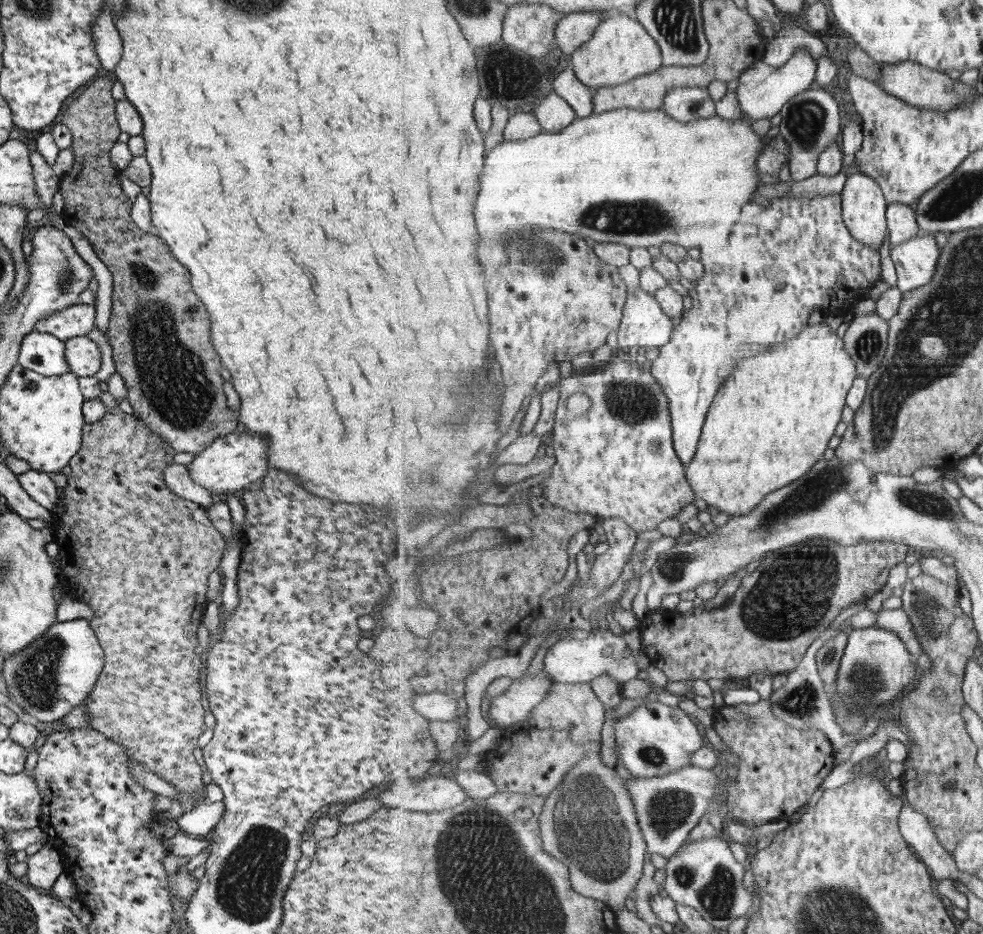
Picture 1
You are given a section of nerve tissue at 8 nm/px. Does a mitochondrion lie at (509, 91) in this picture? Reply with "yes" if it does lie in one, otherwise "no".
no

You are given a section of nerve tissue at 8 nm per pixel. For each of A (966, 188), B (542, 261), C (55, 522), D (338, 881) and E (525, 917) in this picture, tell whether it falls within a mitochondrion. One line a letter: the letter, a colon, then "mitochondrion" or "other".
A: mitochondrion
B: mitochondrion
C: other
D: other
E: mitochondrion

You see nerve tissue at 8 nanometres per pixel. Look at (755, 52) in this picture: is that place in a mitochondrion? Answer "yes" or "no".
no

